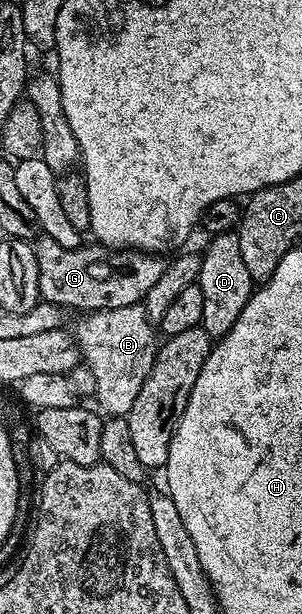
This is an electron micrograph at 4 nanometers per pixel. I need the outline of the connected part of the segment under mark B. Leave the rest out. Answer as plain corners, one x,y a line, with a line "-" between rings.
134,303
121,309
92,311
80,319
83,320
73,330
73,338
82,362
93,371
97,381
94,402
99,402
98,410
104,416
125,417
133,409
133,401
137,401
137,393
141,393
141,385
145,385
155,364
157,331
147,317
146,306

